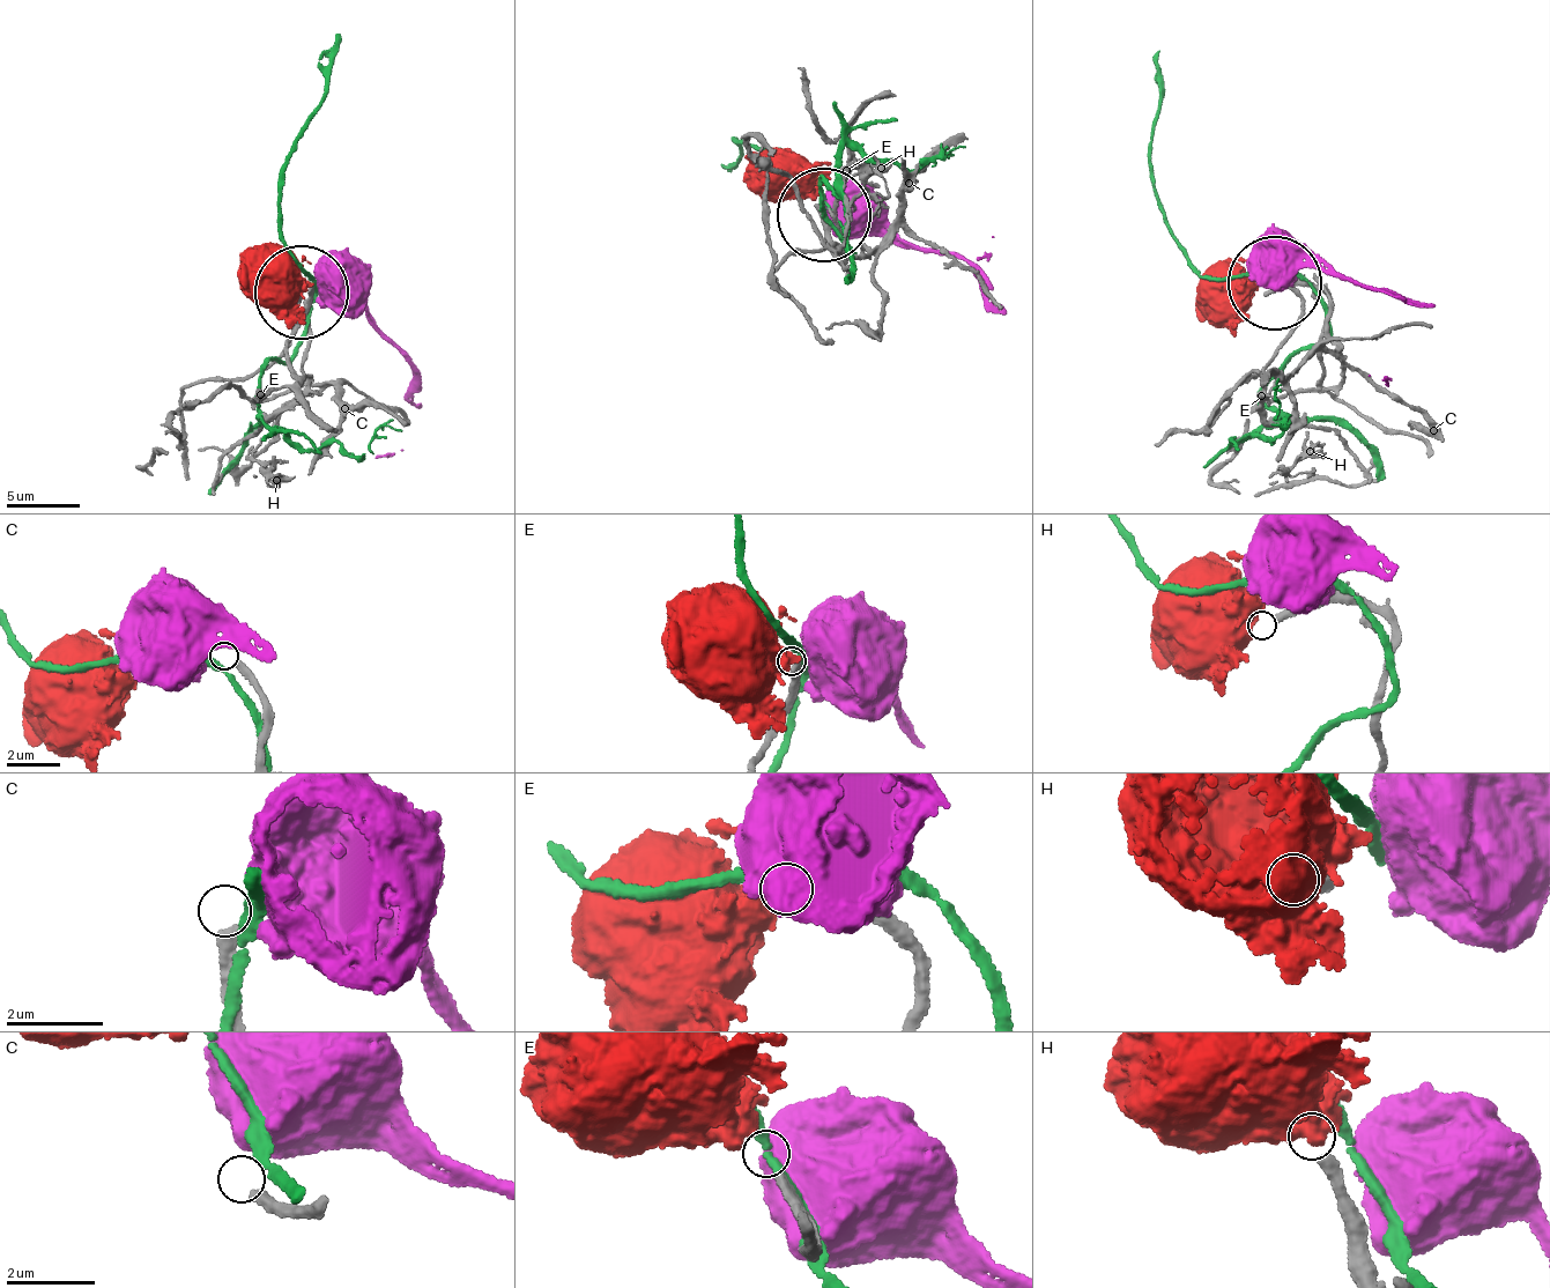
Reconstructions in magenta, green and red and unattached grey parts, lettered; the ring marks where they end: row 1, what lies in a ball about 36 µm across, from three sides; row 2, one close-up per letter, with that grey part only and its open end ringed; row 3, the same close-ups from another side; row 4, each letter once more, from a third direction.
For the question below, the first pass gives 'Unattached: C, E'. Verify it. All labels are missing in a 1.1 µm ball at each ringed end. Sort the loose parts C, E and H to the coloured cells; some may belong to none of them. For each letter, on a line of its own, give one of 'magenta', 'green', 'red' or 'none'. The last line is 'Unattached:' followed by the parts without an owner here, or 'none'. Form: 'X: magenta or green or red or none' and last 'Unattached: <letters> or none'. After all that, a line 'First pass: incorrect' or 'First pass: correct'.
C: none
E: none
H: red
Unattached: C, E
First pass: correct

